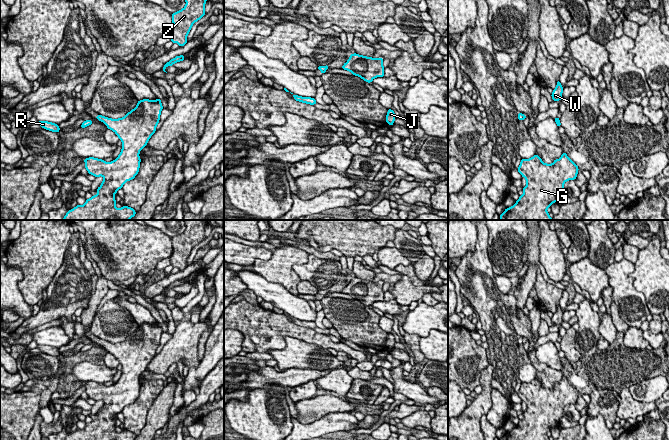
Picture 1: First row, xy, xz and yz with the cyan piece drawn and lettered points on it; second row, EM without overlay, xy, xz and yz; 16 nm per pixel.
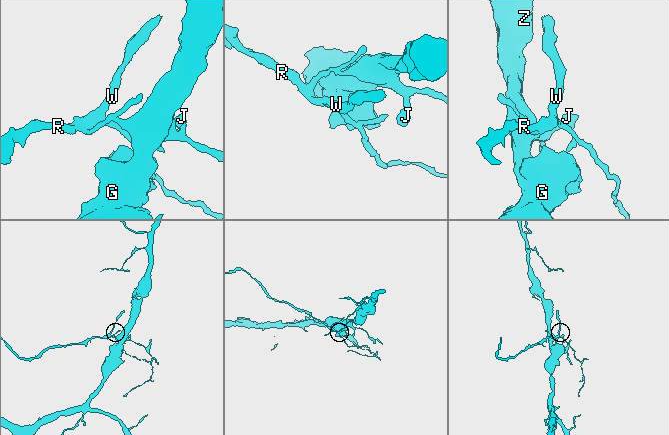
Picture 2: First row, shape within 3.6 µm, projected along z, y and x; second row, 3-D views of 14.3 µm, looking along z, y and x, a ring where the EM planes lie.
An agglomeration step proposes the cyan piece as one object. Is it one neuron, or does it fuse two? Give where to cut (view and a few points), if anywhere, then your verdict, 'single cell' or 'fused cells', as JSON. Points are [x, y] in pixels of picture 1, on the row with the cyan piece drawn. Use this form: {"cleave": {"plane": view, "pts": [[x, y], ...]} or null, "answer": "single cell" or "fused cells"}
{"cleave": {"plane": "xz", "pts": [[321, 70], [325, 71]]}, "answer": "fused cells"}

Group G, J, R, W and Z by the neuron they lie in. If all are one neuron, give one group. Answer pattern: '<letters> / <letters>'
G J Z / R W

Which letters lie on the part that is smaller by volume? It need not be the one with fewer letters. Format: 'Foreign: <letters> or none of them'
Foreign: R, W

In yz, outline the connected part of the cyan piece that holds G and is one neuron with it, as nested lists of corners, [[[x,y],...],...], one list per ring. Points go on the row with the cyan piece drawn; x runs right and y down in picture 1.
[[[565,152],[552,164],[543,163],[538,155],[534,155],[530,159],[521,159],[518,172],[527,182],[523,188],[524,194],[512,207],[506,208],[499,215],[500,220],[552,220],[547,208],[551,207],[552,203],[558,202],[560,195],[565,192],[564,183],[568,180],[575,180],[578,170],[578,166],[568,158]]]

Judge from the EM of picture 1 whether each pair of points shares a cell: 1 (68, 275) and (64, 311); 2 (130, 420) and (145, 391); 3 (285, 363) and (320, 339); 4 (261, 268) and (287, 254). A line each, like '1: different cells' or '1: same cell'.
1: same cell
2: same cell
3: different cells
4: same cell

